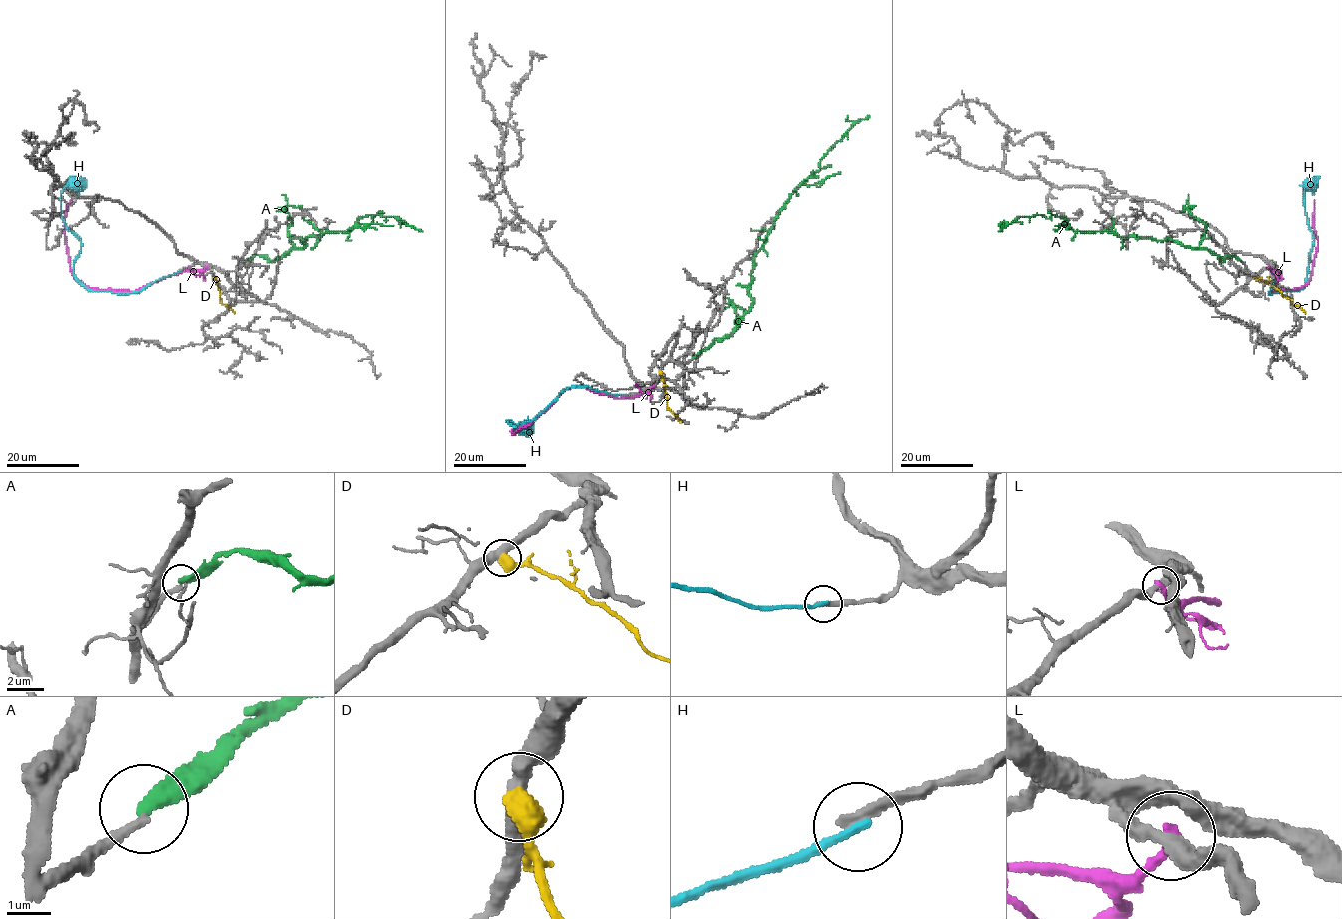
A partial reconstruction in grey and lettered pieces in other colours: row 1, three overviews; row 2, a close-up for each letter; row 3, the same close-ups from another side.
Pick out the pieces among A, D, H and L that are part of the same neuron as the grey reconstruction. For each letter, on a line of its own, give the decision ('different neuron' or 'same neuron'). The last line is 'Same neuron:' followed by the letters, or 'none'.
A: different neuron
D: different neuron
H: different neuron
L: different neuron
Same neuron: none

